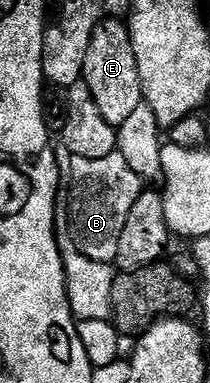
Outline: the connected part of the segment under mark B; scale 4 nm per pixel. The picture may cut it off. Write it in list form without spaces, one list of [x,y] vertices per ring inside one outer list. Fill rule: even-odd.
[[[116,150],[113,155],[105,155],[104,159],[81,159],[72,157],[70,165],[65,169],[65,201],[67,197],[67,225],[65,231],[73,239],[77,251],[81,255],[89,255],[89,259],[110,265],[117,259],[117,242],[121,239],[121,231],[125,227],[125,219],[129,219],[129,210],[133,203],[143,194],[145,182],[125,163],[125,155]]]

